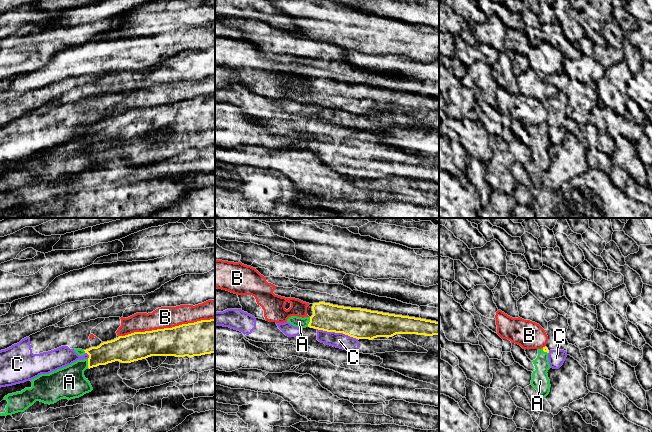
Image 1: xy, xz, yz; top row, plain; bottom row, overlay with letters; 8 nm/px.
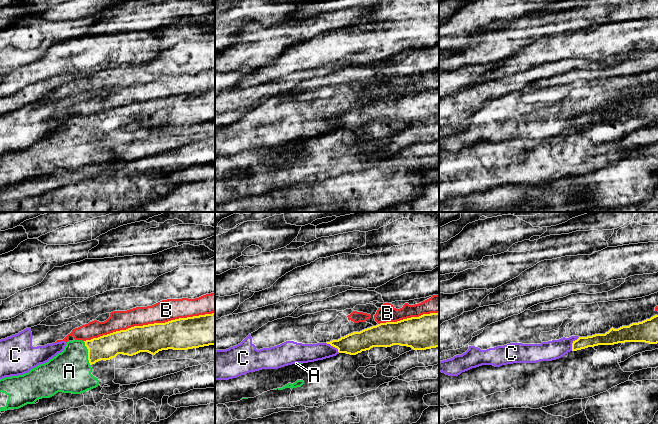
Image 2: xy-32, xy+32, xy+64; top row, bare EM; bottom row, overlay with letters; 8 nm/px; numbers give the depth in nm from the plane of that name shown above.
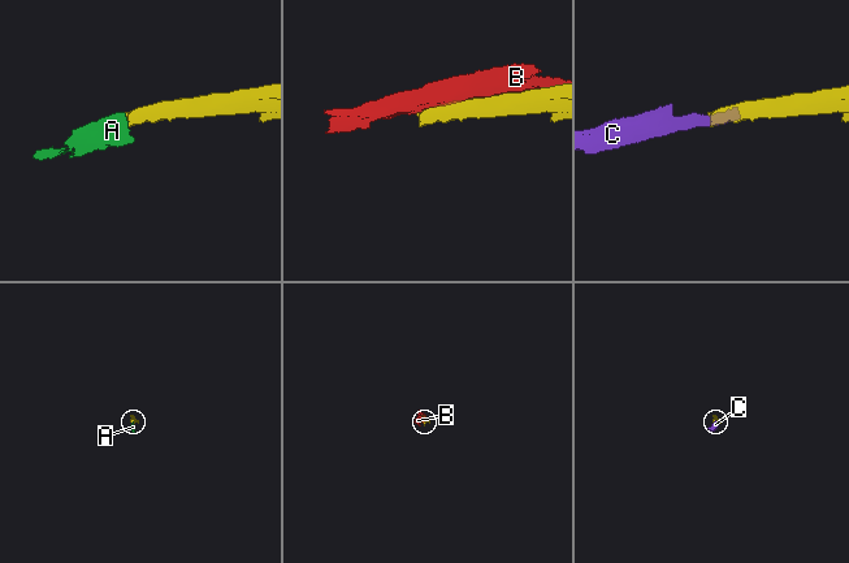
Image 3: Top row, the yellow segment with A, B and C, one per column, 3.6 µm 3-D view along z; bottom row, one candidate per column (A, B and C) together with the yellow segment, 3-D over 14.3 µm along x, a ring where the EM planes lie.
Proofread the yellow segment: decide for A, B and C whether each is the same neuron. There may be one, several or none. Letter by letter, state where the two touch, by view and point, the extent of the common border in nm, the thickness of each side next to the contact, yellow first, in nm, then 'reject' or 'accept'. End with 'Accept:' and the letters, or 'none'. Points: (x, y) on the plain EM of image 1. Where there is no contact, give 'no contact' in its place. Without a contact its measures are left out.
A: xz (309, 98) | 80 nm | 220/90 nm | accept
B: xy (166, 104) | 800 nm | 280/180 nm | reject
C: xz (338, 108) | 340 nm | 240/130 nm | reject
Accept: A

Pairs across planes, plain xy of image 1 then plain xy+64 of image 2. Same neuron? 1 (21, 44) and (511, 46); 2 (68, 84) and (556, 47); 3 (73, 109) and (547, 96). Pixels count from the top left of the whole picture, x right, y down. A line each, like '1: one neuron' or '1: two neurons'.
1: one neuron
2: two neurons
3: one neuron

